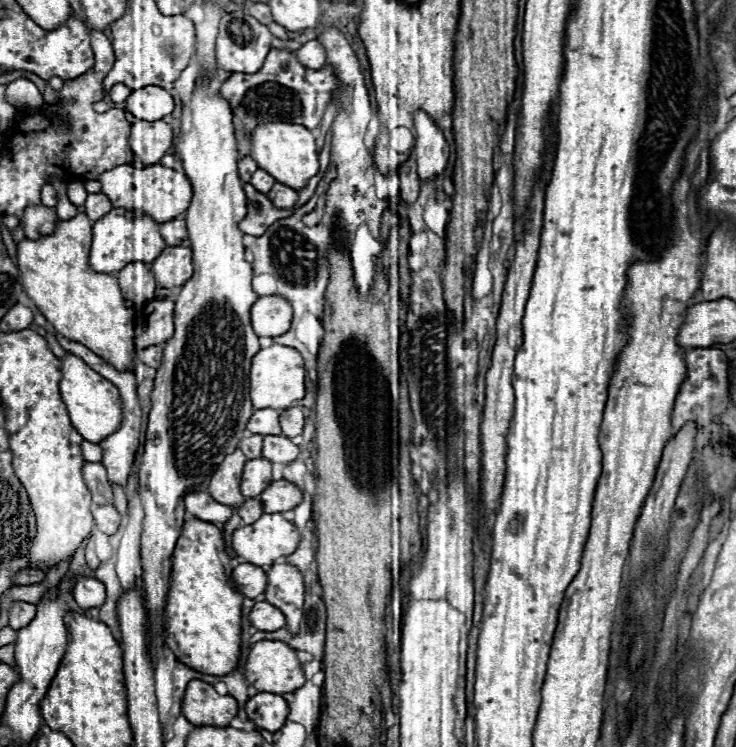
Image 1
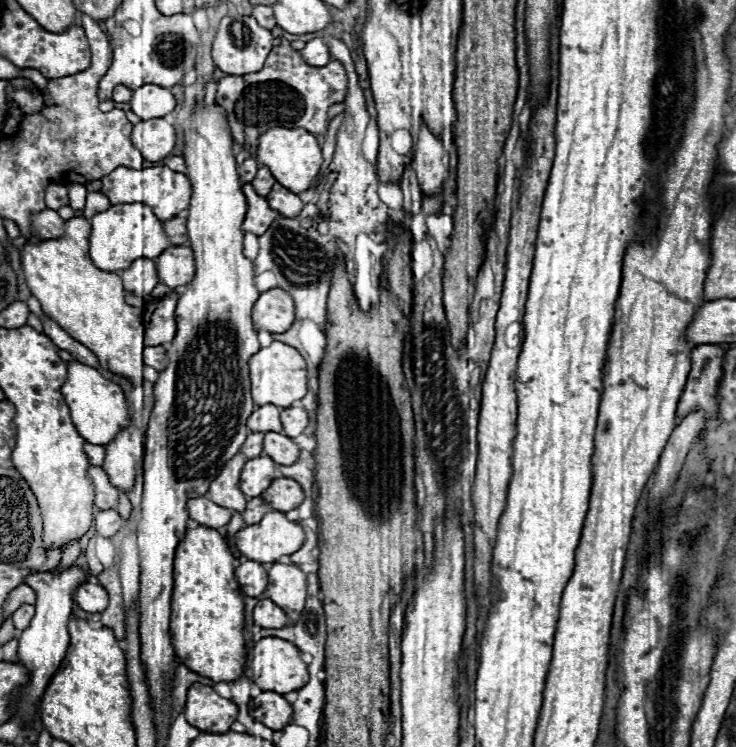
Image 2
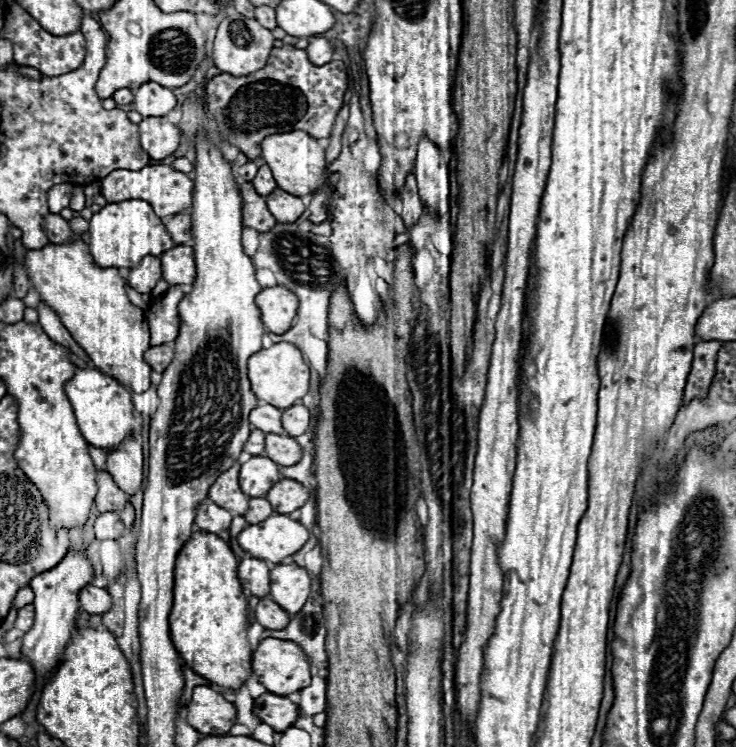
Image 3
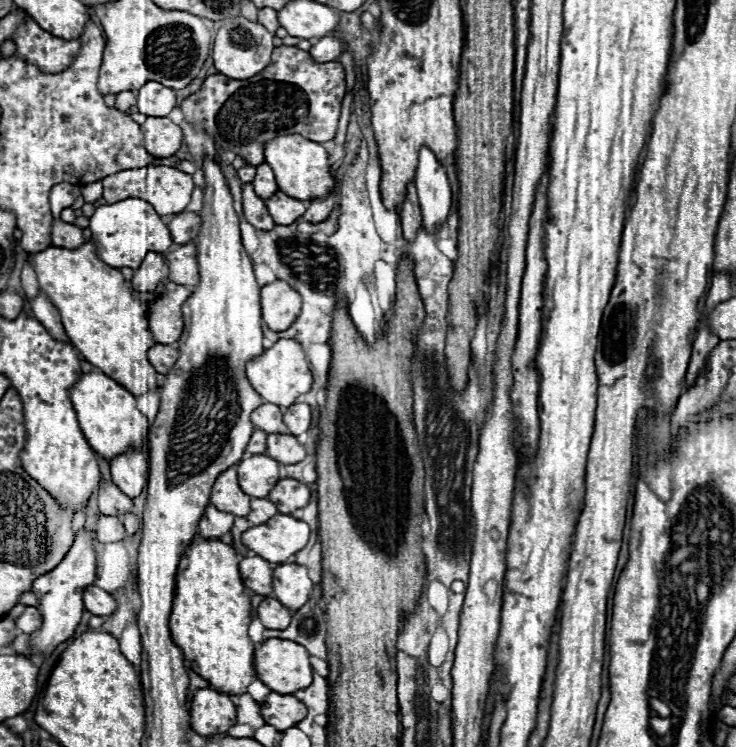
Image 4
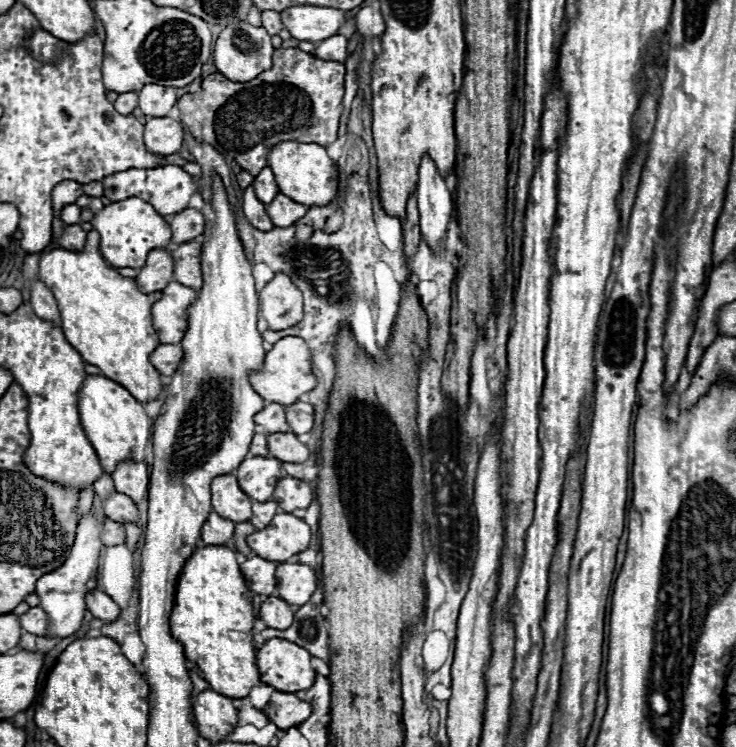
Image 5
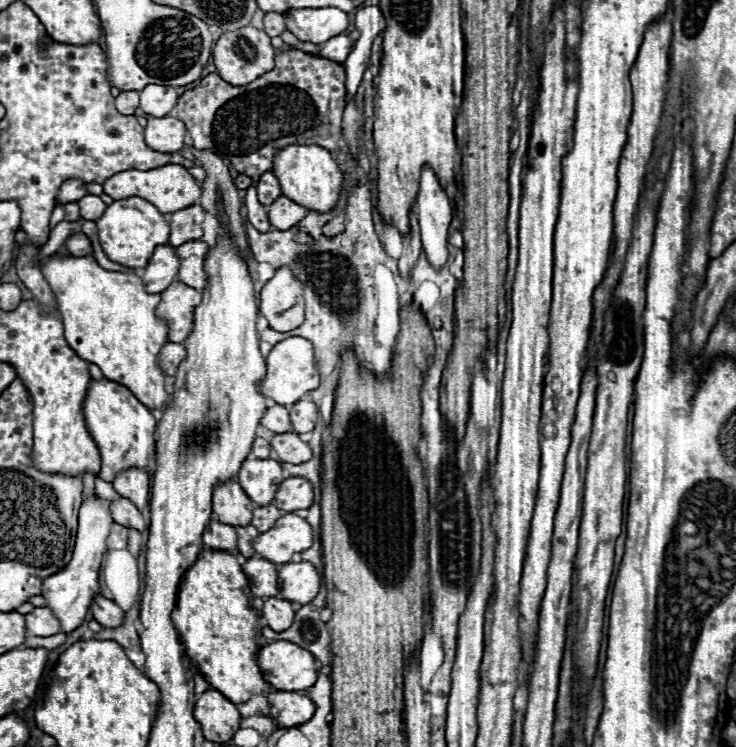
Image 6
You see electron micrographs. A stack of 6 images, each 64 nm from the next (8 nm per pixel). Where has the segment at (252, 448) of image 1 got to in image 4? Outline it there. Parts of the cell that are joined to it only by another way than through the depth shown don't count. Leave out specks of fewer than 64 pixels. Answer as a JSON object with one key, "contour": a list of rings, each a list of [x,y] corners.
{"contour":[[[254,430],[252,432],[252,438],[250,438],[250,442],[248,442],[248,448],[246,448],[246,452],[248,454],[266,454],[266,432],[262,432],[262,430]]]}

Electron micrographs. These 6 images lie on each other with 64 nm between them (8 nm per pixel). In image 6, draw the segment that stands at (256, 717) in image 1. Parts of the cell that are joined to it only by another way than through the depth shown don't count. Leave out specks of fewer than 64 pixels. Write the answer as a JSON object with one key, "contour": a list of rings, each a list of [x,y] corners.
{"contour":[[[276,690],[268,694],[270,702],[270,718],[278,728],[292,728],[292,724],[304,724],[314,714],[314,702],[308,696],[300,696],[298,692]]]}

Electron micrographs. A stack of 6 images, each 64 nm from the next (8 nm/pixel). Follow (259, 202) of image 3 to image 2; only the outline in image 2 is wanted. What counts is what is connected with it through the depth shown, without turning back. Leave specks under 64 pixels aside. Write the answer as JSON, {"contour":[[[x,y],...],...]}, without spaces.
{"contour":[[[244,184],[242,190],[244,190],[246,200],[248,200],[248,212],[246,212],[242,230],[260,236],[260,234],[264,234],[264,232],[268,230],[268,226],[270,226],[280,214],[268,206],[268,200],[266,200],[264,196],[256,194],[256,190],[252,188],[252,184]]]}

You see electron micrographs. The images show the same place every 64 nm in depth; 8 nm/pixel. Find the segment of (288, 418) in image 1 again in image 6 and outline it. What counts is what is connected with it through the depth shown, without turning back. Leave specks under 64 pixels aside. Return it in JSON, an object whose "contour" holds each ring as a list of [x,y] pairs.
{"contour":[[[298,400],[290,408],[290,420],[292,420],[292,428],[294,428],[296,434],[312,432],[314,424],[316,424],[316,418],[318,418],[318,408],[310,400]]]}

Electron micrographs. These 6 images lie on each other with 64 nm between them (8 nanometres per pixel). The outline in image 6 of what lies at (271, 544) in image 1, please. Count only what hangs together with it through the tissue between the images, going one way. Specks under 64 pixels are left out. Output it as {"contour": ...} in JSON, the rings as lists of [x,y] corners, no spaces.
{"contour":[[[290,512],[280,516],[274,528],[256,536],[252,546],[258,556],[274,564],[286,564],[296,552],[304,552],[312,546],[312,528],[304,518]]]}

